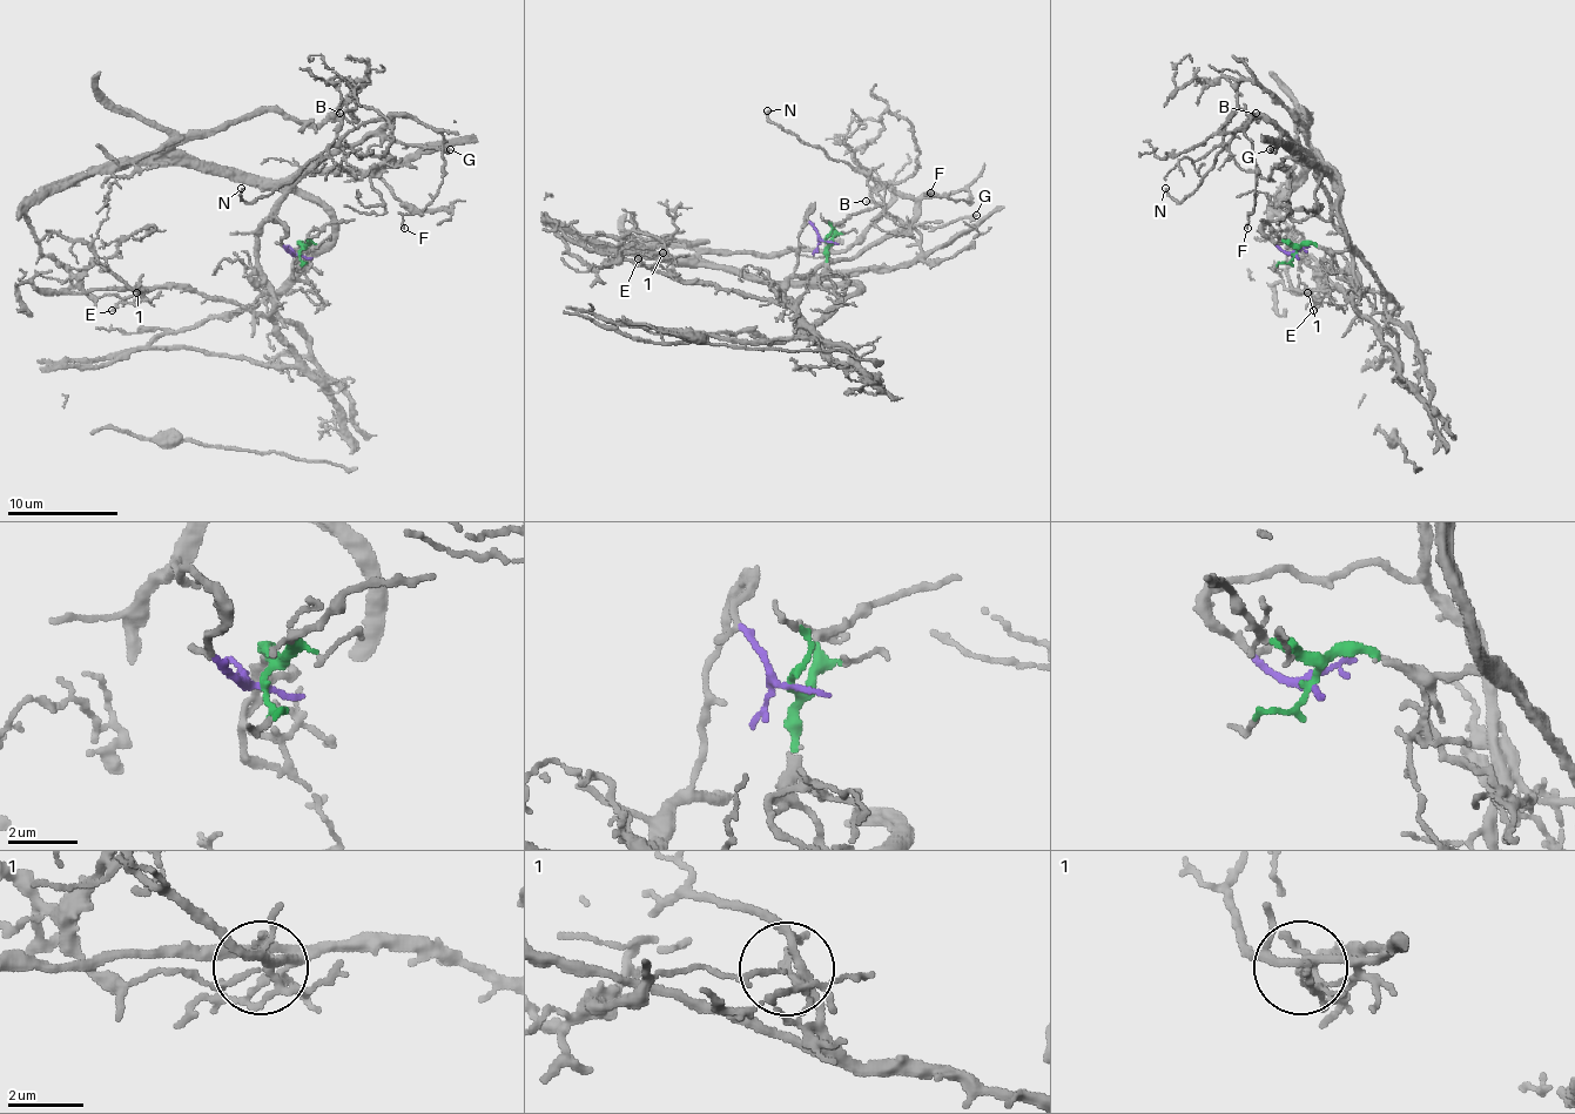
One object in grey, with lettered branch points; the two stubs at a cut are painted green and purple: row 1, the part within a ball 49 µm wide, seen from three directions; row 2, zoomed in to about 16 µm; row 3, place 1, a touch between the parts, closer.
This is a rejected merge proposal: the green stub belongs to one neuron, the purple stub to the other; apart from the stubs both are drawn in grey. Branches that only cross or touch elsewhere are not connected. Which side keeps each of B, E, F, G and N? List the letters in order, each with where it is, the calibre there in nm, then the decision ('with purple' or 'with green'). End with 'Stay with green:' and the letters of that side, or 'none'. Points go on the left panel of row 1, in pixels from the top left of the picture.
B: (340, 113) | 150 nm | with green
E: (112, 310) | 170 nm | with green
F: (404, 228) | 110 nm | with purple
G: (450, 149) | 240 nm | with purple
N: (241, 188) | 150 nm | with purple
Stay with green: B, E

